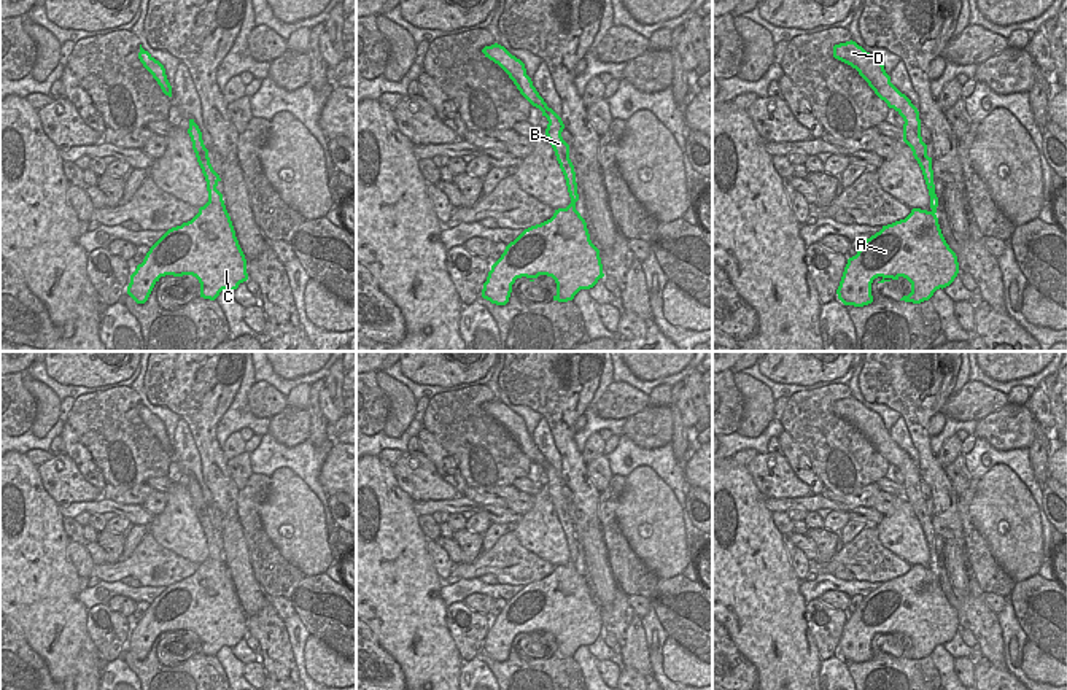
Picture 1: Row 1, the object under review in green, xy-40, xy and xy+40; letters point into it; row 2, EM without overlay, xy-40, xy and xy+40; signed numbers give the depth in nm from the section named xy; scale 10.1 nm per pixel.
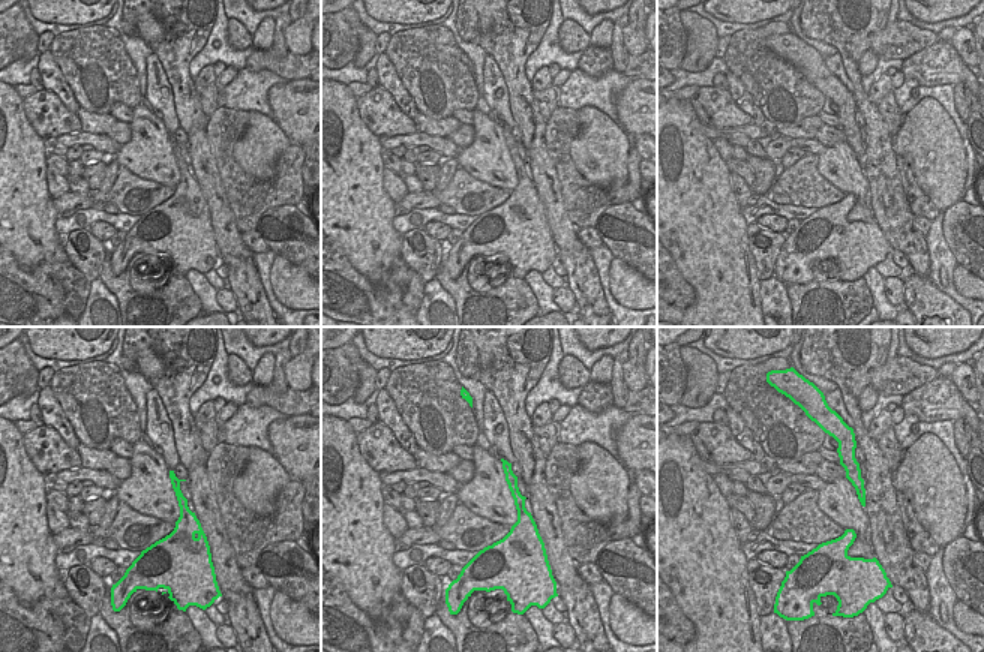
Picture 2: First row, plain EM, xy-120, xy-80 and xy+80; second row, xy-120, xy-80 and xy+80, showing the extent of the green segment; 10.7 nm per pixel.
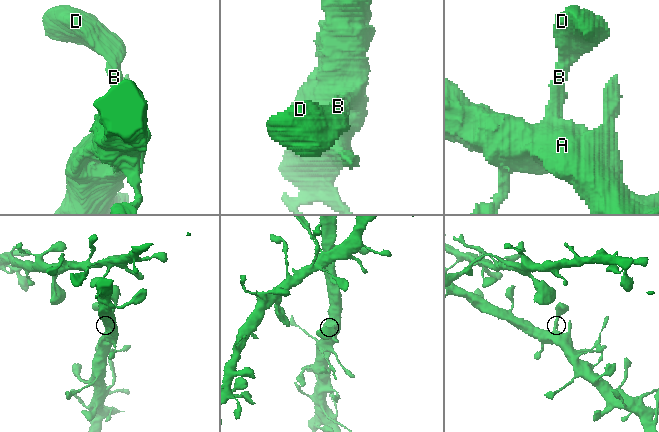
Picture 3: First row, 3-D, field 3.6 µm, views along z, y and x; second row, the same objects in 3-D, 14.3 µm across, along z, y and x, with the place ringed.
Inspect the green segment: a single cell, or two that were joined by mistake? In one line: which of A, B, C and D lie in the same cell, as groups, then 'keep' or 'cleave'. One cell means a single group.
A B C D | keep

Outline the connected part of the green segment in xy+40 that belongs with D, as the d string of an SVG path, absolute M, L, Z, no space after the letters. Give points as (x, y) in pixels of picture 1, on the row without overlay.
M856 397L833 402L833 413L851 421L868 439L875 450L894 464L905 477L903 498L911 504L918 517L930 552L930 568L913 564L900 577L883 582L879 588L867 595L856 612L848 615L838 655L844 661L863 663L873 658L871 639L906 634L911 649L900 657L921 660L929 657L937 645L949 642L959 630L956 609L946 599L938 574L938 553L935 550L932 514L921 493L918 464L902 450L886 429L883 418L867 409Z

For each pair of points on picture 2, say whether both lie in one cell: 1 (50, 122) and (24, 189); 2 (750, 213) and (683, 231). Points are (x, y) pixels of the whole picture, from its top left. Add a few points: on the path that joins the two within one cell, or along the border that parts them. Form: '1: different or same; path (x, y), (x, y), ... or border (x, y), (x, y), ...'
1: different; border (24, 108), (27, 122), (44, 140)
2: different; border (740, 209), (747, 225)

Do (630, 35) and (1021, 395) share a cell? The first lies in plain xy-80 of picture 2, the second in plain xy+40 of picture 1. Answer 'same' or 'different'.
different

